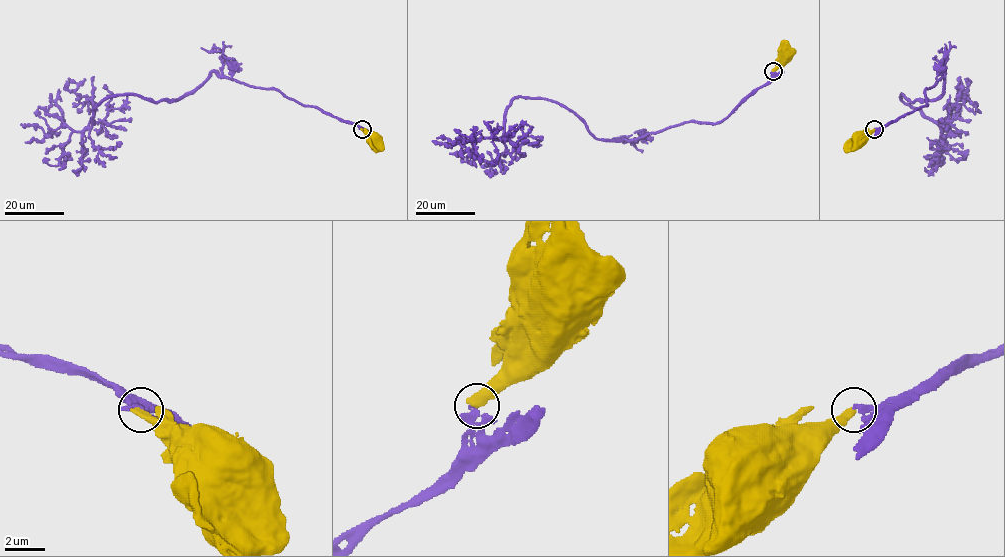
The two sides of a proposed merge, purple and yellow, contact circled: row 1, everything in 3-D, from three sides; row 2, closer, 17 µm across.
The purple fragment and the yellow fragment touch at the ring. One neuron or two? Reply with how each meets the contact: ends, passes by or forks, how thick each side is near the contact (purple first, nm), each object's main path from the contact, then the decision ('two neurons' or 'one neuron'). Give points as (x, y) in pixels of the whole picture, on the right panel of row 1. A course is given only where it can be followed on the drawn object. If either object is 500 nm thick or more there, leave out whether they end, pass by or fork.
purple passes by; yellow ends there; 240 nm thick on the purple side, 460 nm on the other; purple runs (874, 129), (925, 106), (925, 90), (943, 71), (934, 100), (900, 96), (941, 127), (965, 98), (966, 78); yellow runs (874, 129), (861, 132), (858, 138); two neurons

